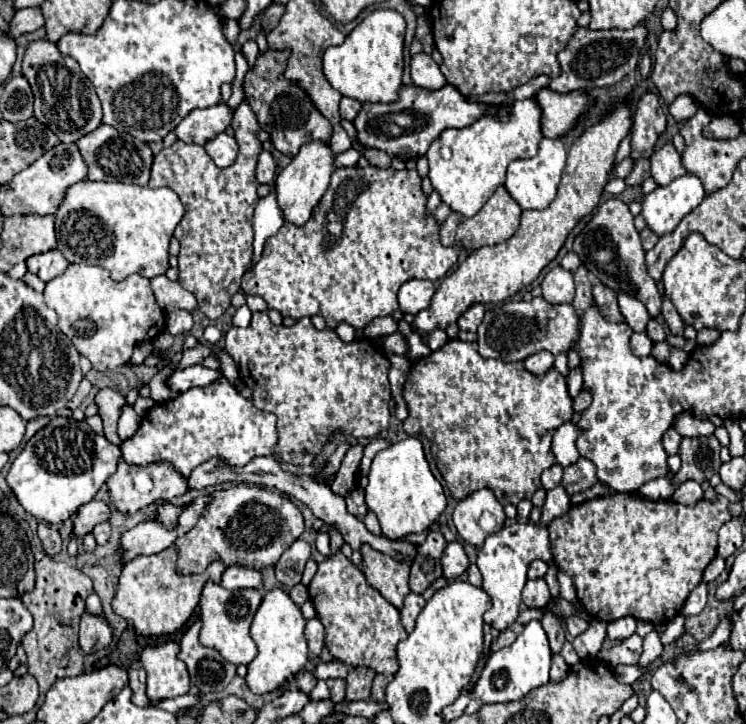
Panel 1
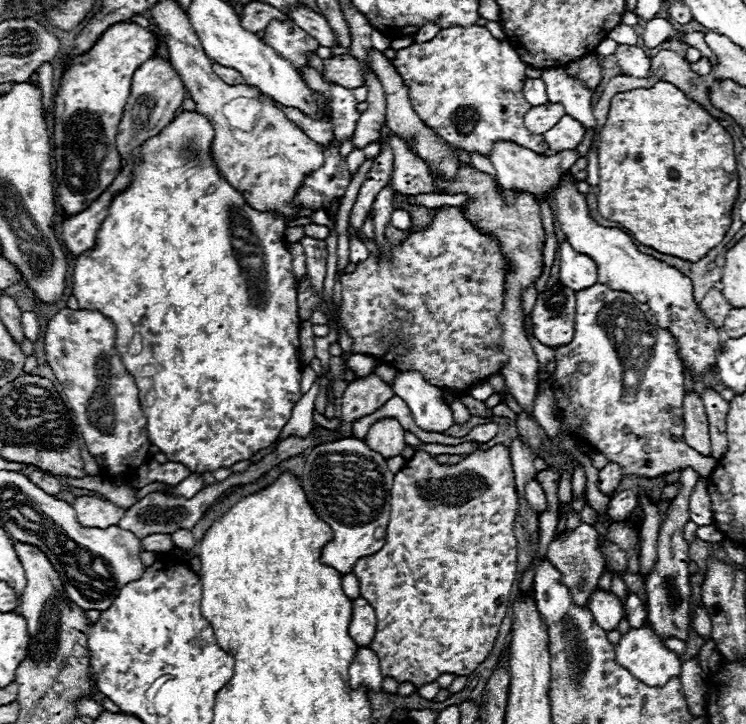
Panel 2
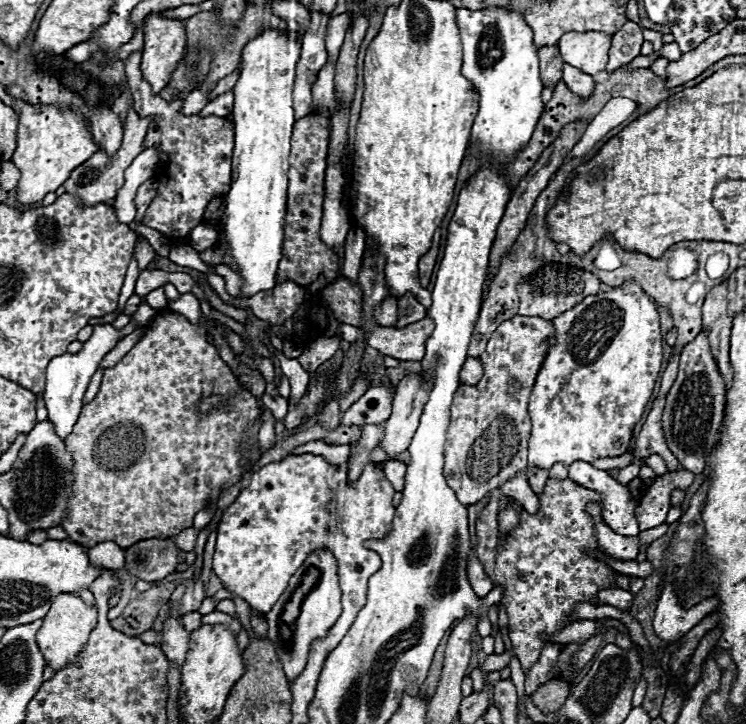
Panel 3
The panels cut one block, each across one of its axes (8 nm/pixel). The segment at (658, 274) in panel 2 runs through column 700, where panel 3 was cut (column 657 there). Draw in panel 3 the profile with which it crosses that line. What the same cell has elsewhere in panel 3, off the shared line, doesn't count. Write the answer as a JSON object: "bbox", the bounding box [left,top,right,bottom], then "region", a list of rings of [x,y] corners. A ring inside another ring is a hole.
{"bbox":[528,282,662,470],"region":[[[630,282],[630,290],[608,290],[596,296],[586,296],[572,310],[556,316],[556,342],[538,372],[534,390],[530,394],[530,418],[532,436],[528,468],[550,470],[554,464],[570,466],[572,462],[594,462],[596,458],[622,456],[628,448],[632,428],[640,420],[662,364],[662,332],[658,322],[658,310],[650,296]]]}

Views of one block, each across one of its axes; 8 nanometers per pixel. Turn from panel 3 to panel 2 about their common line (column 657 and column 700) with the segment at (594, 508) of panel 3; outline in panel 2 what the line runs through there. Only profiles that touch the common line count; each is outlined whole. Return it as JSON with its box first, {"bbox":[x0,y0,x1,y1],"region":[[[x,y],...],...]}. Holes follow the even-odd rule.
{"bbox":[696,524,724,542],"region":[[[712,524],[712,526],[700,526],[698,530],[696,530],[696,536],[700,538],[700,540],[704,540],[704,542],[720,542],[722,538],[724,538],[724,534]]]}

